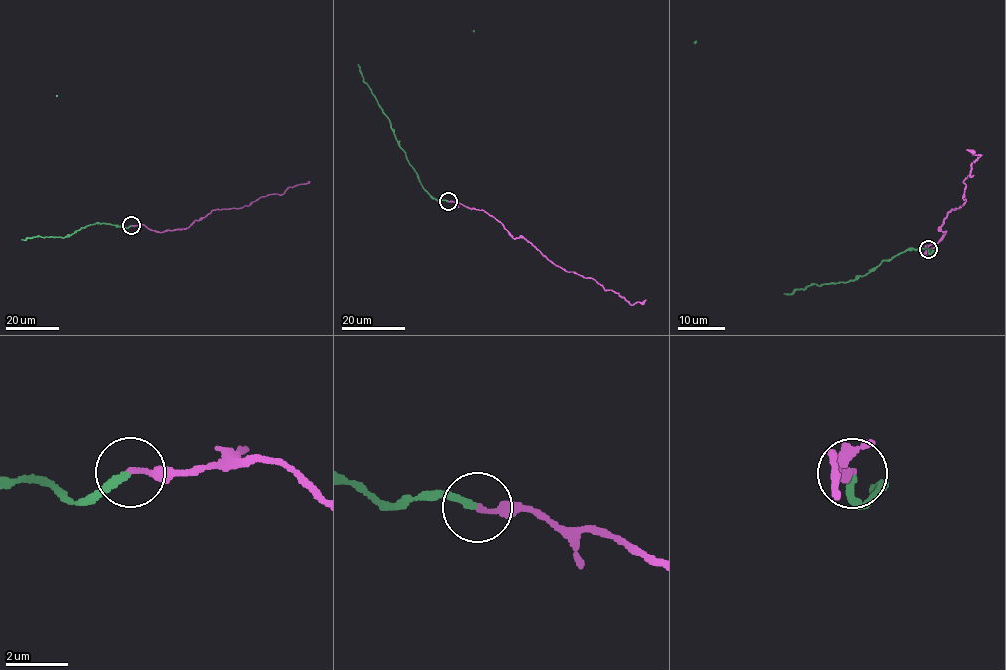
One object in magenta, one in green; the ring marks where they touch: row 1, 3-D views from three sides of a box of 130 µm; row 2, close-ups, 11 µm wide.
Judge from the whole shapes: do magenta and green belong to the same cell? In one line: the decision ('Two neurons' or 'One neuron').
One neuron

